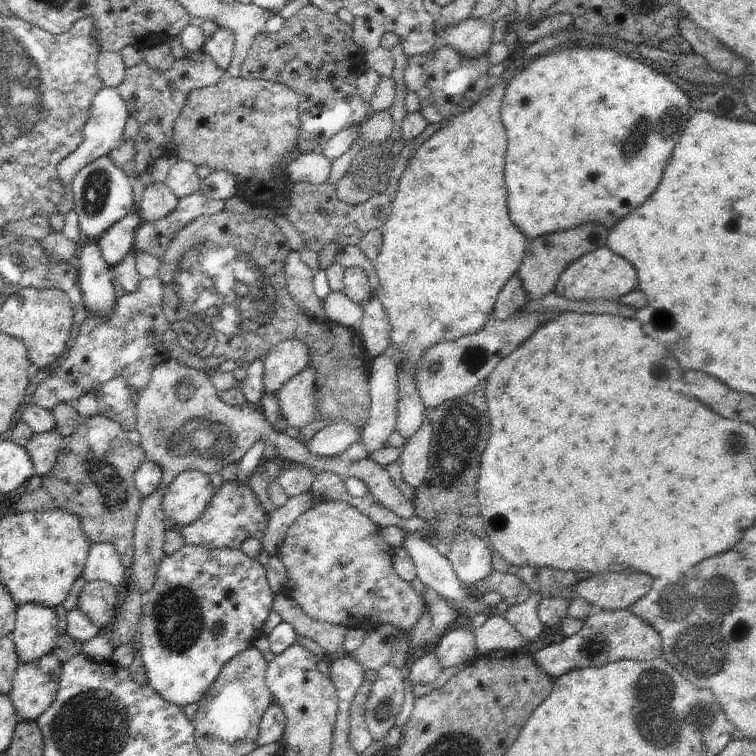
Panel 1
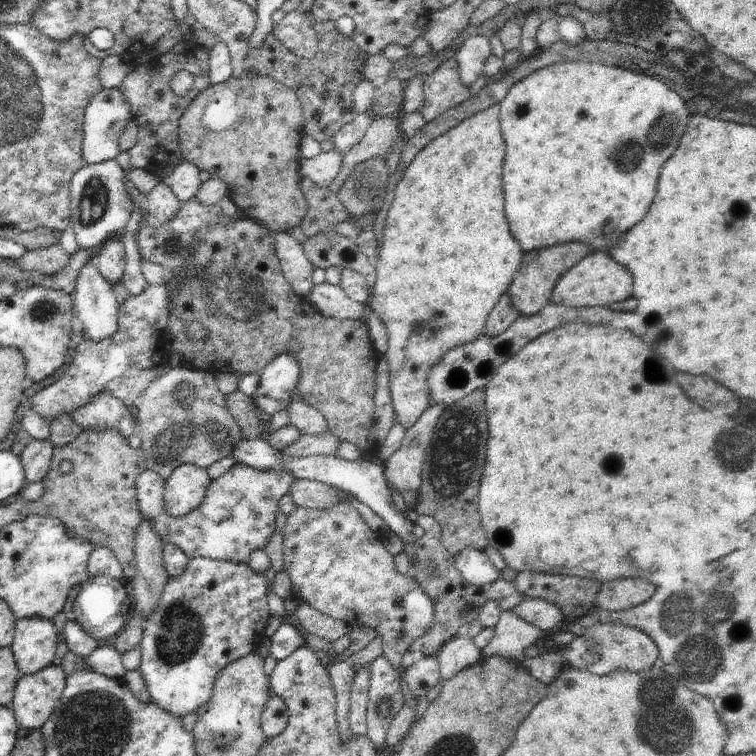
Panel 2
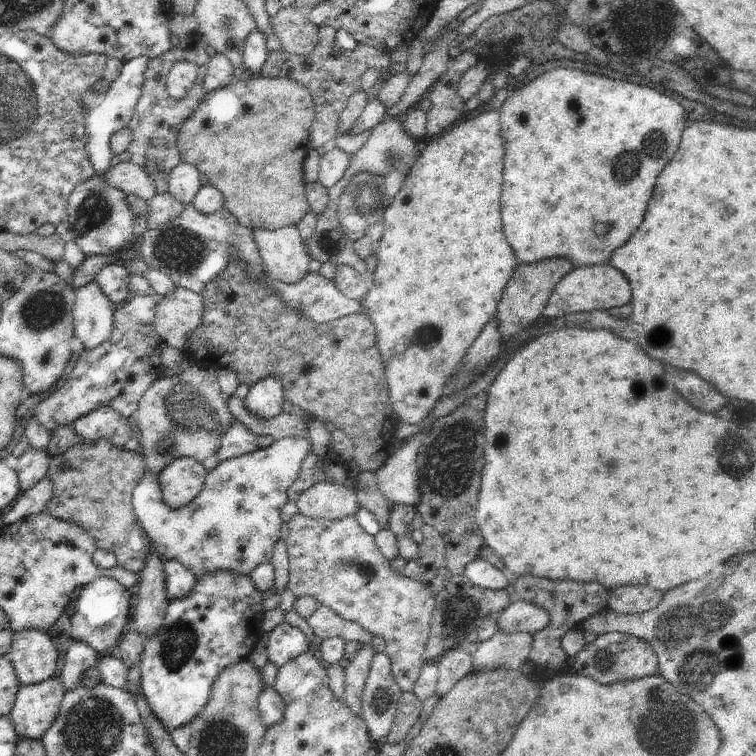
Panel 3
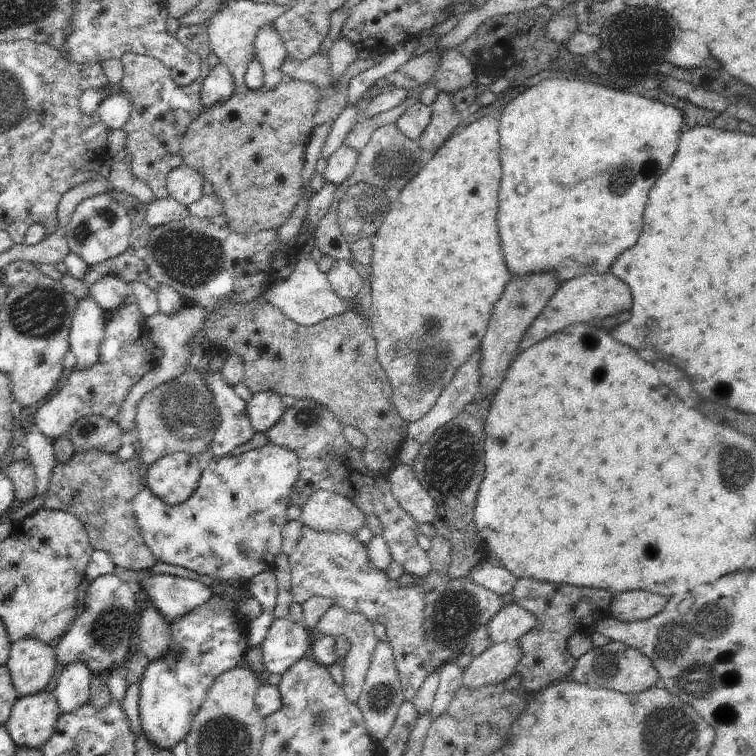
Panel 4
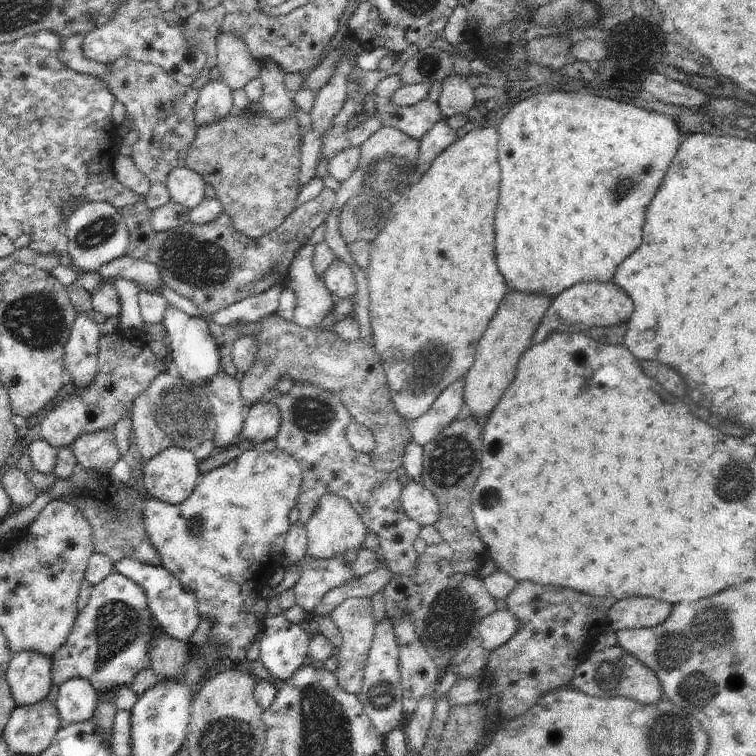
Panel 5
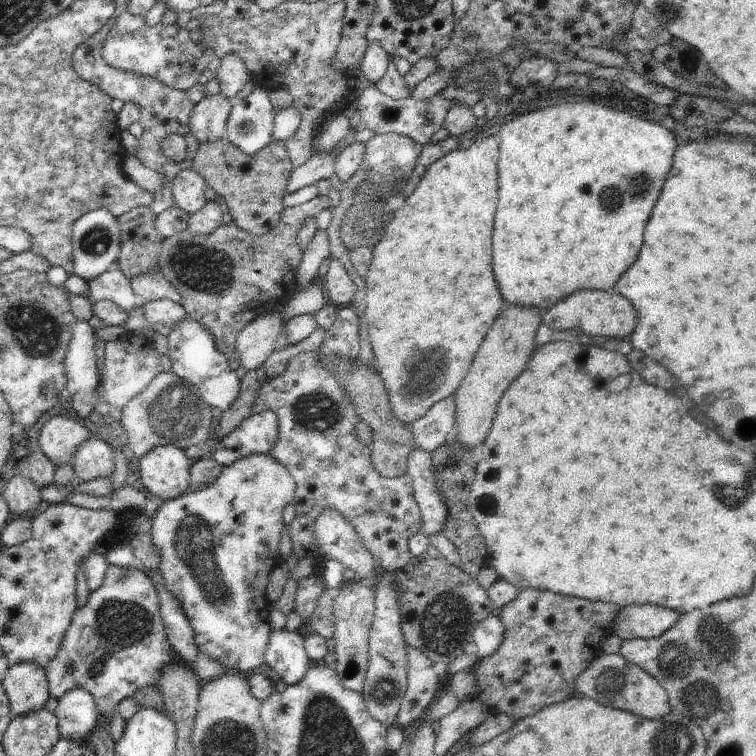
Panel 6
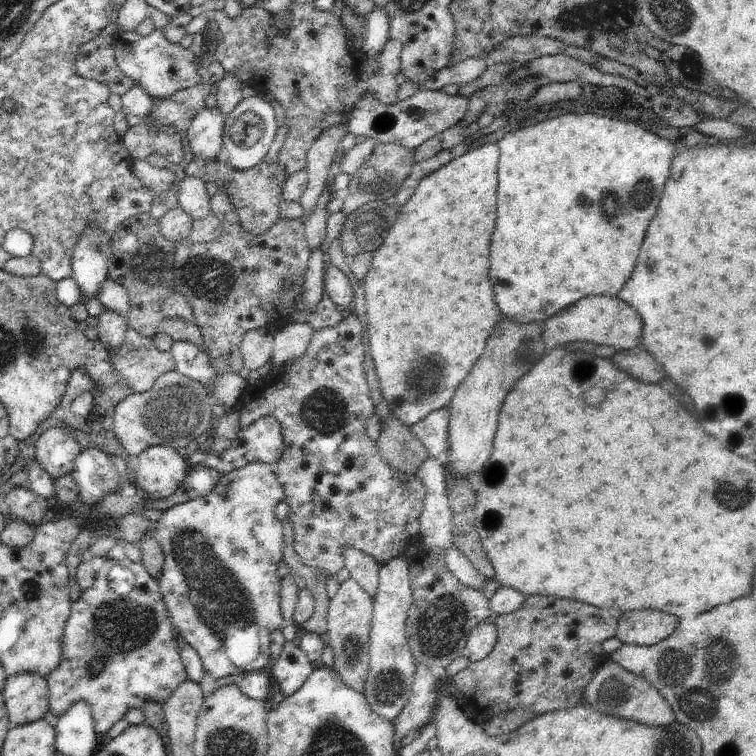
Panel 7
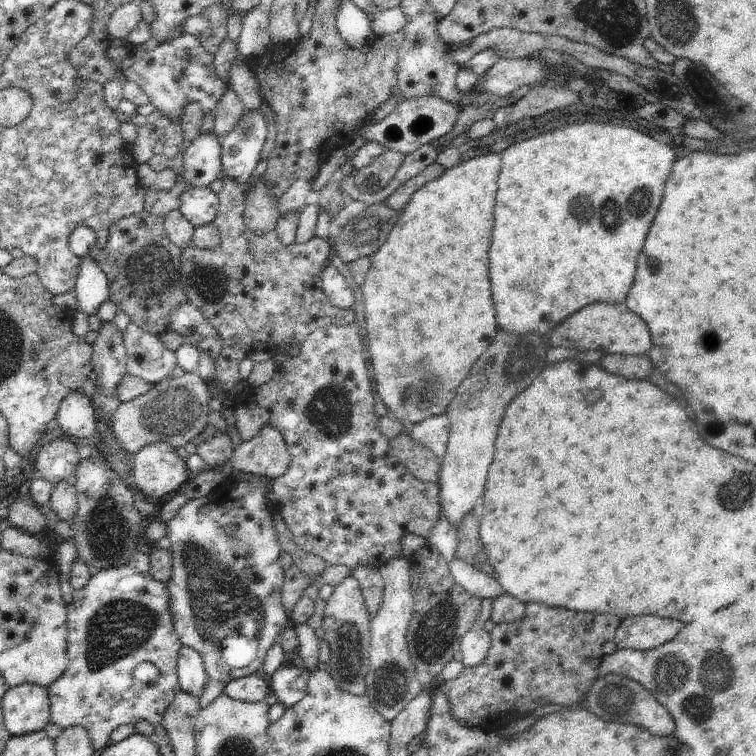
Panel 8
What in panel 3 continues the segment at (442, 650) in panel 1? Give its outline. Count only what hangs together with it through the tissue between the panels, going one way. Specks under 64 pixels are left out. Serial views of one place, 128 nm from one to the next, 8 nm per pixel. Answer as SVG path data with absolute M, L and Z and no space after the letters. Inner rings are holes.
M466 645L446 650L442 657L436 660L439 669L436 696L446 696L464 676L473 671L473 656L470 655Z

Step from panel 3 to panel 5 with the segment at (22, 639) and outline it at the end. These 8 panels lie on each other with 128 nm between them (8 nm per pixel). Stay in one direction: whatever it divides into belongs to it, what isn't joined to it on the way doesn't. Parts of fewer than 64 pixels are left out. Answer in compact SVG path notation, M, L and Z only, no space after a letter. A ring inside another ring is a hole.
M22 651L9 662L5 679L17 707L35 705L52 690L52 661L34 651Z

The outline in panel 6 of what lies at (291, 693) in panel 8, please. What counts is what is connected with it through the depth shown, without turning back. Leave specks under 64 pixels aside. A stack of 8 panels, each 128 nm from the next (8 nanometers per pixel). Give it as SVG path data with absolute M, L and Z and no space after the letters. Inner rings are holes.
M285 628L271 632L265 652L265 664L274 668L288 686L298 684L312 666L304 638L300 632L290 632Z

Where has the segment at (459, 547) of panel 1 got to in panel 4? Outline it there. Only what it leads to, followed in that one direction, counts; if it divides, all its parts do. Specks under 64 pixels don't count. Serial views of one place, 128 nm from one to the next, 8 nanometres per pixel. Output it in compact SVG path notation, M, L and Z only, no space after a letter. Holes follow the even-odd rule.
M485 561L476 565L468 576L477 585L485 586L500 596L510 593L517 581L506 567L492 566Z

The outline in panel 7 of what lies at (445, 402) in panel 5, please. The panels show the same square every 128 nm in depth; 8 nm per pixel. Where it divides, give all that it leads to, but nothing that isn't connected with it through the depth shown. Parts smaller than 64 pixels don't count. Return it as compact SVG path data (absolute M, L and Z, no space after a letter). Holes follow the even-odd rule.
M442 407L409 427L423 442L430 457L445 457L448 452L449 418L449 407Z

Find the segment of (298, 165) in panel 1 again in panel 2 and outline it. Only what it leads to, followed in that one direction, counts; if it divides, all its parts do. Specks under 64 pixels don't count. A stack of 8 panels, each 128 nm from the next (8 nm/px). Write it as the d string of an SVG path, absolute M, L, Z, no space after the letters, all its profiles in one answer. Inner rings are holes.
M337 150L321 152L312 159L301 159L299 175L311 178L318 186L329 188L340 174L345 152Z

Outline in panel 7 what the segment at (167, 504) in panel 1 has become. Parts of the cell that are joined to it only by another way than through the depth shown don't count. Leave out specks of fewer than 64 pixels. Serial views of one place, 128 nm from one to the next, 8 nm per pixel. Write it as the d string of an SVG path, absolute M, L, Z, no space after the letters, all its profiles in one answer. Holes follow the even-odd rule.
M156 445L142 451L136 458L135 483L149 499L172 496L184 482L190 464L182 451L168 445Z

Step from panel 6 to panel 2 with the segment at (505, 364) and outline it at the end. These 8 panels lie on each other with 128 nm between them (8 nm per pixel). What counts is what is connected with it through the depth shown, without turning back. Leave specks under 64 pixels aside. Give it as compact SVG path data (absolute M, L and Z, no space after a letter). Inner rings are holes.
M582 241L567 242L541 251L528 251L522 257L520 266L507 290L511 305L524 317L538 314L549 303L554 287L562 275L590 252L592 252L591 247Z

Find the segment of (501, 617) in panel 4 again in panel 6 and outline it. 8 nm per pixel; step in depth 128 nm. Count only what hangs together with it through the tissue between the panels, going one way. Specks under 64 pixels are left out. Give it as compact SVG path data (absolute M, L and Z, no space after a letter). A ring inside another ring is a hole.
M490 616L476 627L471 636L471 649L478 660L494 654L494 651L502 644L504 629L499 616Z

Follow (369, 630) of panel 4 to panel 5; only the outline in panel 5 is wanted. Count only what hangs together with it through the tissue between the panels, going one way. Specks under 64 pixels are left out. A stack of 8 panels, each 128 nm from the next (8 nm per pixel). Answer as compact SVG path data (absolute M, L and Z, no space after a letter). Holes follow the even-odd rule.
M351 597L345 599L332 612L331 616L343 636L337 659L338 668L335 670L339 685L346 691L358 695L365 675L369 650L375 633L374 608L370 597Z

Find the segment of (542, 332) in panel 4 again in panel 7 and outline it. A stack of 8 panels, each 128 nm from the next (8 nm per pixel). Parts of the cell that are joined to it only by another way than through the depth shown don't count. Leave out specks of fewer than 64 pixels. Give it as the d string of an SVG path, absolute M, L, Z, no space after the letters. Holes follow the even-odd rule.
M606 295L587 296L549 318L544 325L542 338L548 350L580 340L625 351L640 347L642 340L642 318L638 312L618 297Z

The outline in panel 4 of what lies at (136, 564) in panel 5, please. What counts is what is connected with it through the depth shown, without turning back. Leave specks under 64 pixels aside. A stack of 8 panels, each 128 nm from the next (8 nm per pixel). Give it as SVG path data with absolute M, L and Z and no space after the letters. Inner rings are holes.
M170 574L142 576L138 586L140 586L142 596L151 601L151 605L164 617L164 620L169 625L179 621L180 618L191 613L214 596L212 590L198 580L191 580Z

